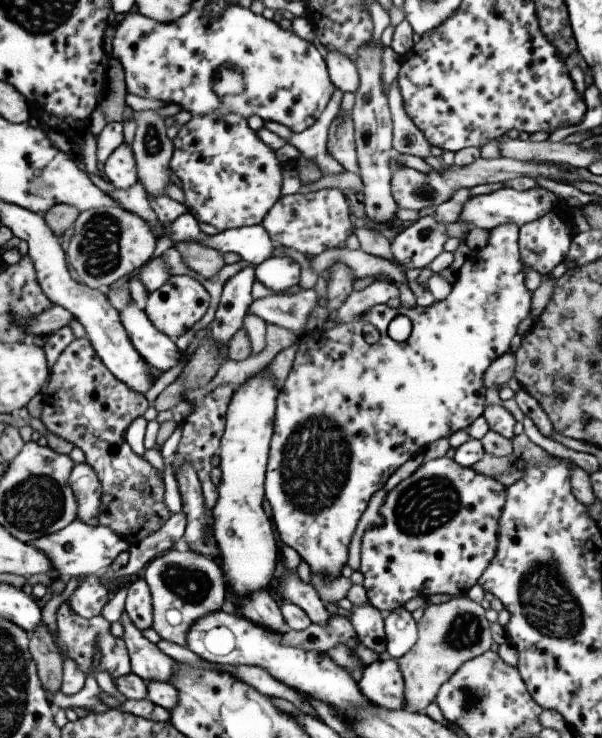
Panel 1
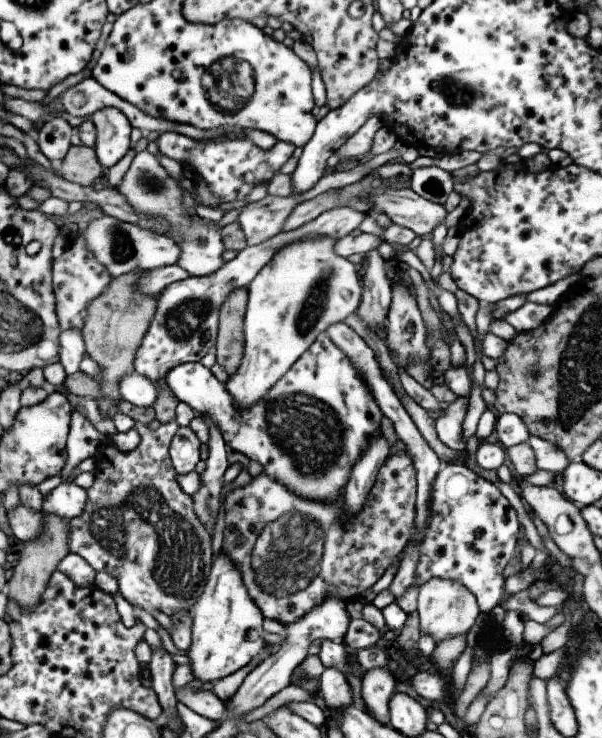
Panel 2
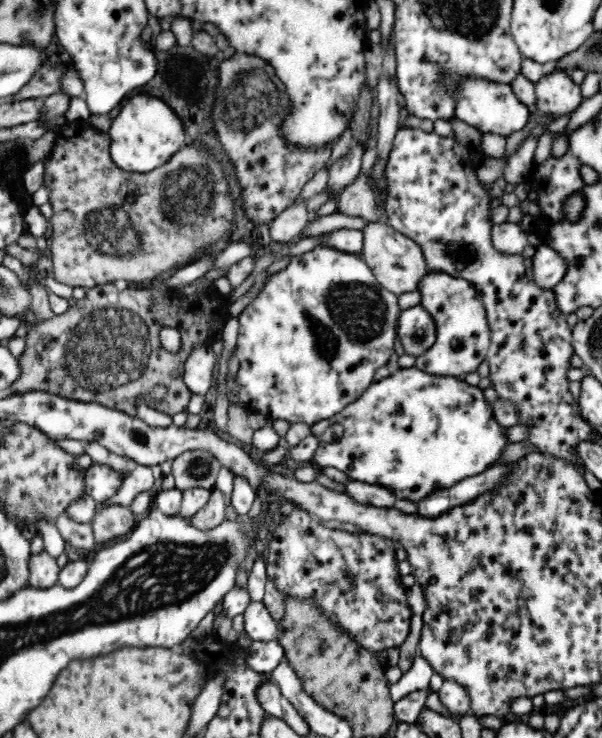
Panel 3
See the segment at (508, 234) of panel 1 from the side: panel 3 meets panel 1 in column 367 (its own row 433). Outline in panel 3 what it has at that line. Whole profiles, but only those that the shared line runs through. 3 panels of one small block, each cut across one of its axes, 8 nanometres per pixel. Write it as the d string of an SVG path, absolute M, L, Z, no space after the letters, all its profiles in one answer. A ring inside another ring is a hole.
M416 365L399 368L390 376L374 382L368 390L339 414L327 420L312 424L310 433L322 436L333 424L344 427L344 436L330 444L320 440L312 458L322 469L329 466L345 472L350 479L370 484L382 484L394 490L396 497L417 503L427 494L454 486L466 478L482 474L499 458L508 443L502 428L496 423L493 410L485 401L484 393L456 377L428 374Z

